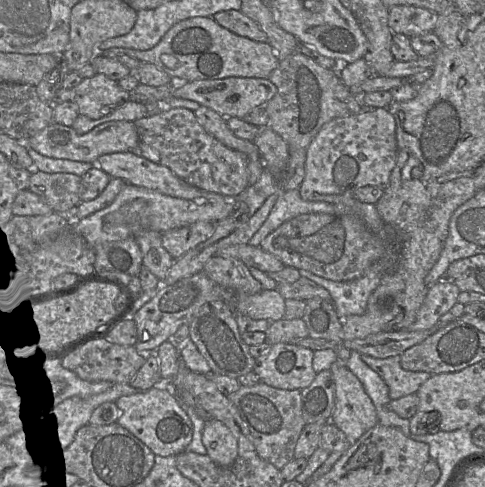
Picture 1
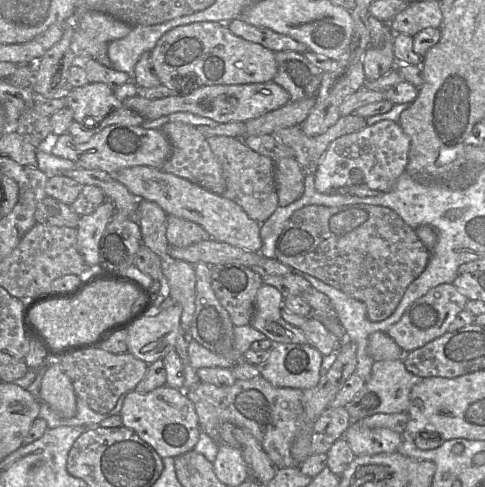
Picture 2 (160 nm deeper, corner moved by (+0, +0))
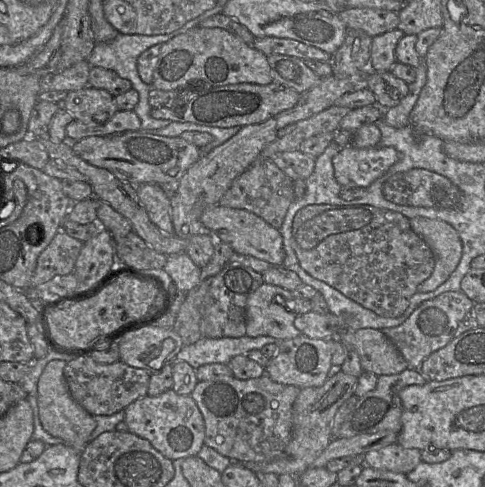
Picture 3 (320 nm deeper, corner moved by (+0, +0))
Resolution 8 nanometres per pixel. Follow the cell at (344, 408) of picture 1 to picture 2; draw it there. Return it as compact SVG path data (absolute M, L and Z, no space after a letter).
M351 423L344 434L355 456L393 453L398 451L403 436L388 428L365 428Z

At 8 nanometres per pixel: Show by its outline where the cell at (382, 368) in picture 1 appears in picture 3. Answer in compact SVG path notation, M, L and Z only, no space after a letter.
M410 367L398 374L378 376L375 389L359 397L355 407L342 424L338 437L351 438L362 434L374 434L384 430L400 433L402 429L402 403L399 392L406 386L423 385L426 381L427 379L419 370Z

